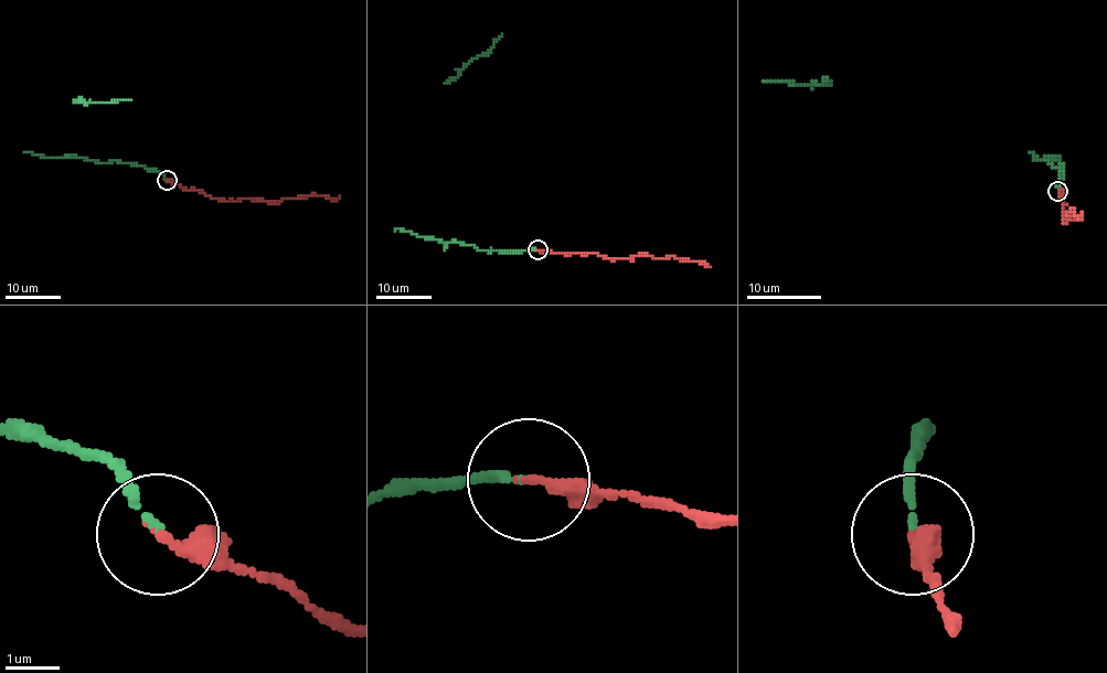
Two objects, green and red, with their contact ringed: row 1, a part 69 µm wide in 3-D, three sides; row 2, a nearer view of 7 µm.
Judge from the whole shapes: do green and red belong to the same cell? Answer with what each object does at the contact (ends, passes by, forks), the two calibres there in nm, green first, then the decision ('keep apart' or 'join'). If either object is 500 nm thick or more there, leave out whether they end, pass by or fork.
green ends | red ends | 140/280 nm | join

